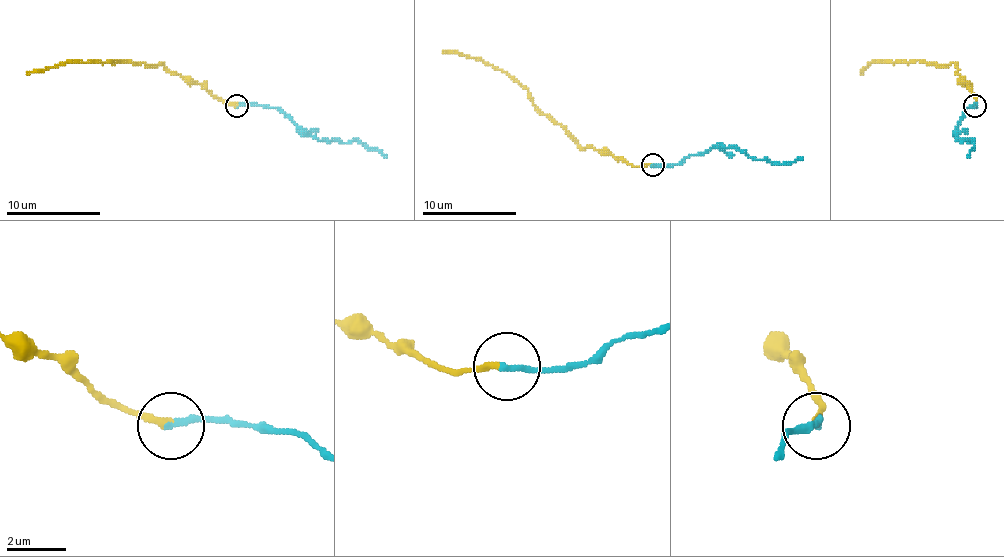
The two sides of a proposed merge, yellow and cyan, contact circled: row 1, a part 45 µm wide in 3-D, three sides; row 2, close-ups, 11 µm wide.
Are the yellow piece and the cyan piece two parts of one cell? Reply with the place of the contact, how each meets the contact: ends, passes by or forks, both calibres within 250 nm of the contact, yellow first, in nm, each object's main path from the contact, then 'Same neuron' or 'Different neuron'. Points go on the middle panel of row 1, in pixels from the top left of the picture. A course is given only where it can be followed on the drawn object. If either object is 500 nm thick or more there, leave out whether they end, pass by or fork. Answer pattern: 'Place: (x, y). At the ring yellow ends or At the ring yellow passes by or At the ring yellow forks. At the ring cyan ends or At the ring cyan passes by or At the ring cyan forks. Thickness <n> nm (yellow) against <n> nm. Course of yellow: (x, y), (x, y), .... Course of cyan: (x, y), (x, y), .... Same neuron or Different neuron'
Place: (653, 165). At the ring yellow ends. At the ring cyan ends. Thickness 220 nm (yellow) against 200 nm. Course of yellow: (653, 164), (634, 166), (578, 143), (504, 72), (443, 51). Course of cyan: (653, 164), (672, 166), (712, 148), (734, 148), (757, 159), (781, 164), (802, 157). Different neuron

